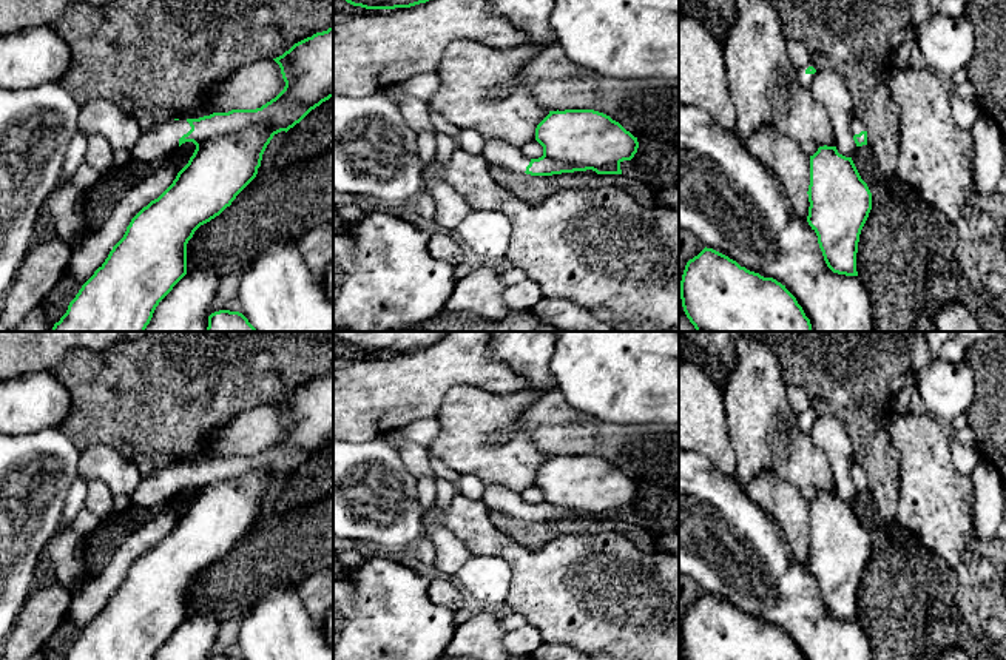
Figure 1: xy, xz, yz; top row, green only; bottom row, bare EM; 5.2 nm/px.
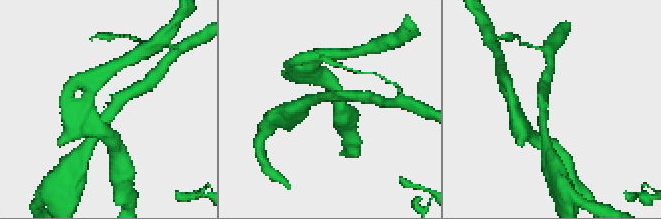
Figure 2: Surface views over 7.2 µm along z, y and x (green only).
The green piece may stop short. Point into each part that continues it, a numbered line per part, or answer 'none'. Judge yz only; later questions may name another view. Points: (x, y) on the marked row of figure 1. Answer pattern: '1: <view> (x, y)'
none

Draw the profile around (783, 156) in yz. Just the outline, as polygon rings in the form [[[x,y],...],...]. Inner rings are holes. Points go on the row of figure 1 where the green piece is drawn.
[[[762,125],[745,143],[748,153],[782,184],[795,213],[809,216],[810,157],[799,143]]]

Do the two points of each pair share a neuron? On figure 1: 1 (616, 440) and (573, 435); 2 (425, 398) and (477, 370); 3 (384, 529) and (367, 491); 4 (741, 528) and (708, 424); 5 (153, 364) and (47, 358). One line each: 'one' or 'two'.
1: one
2: one
3: one
4: two
5: two

